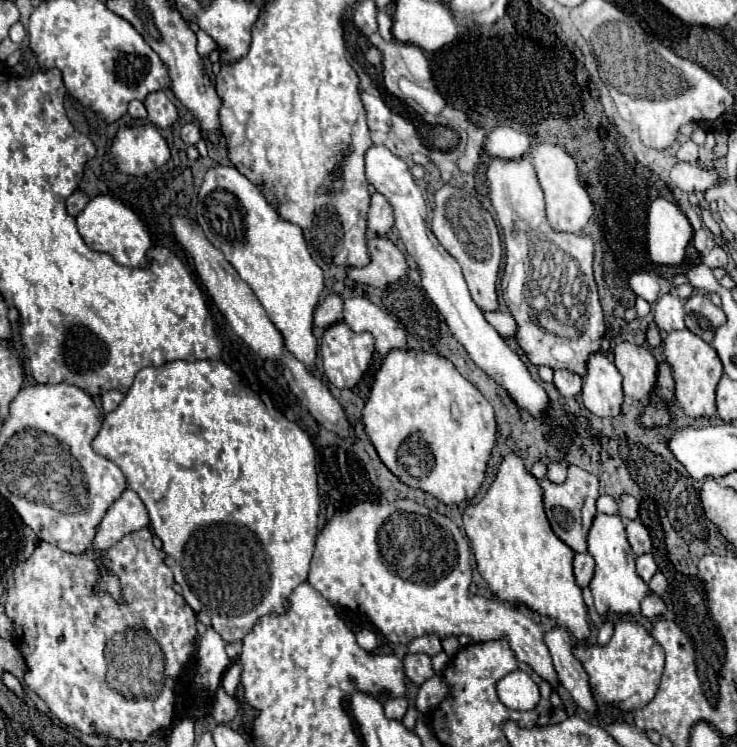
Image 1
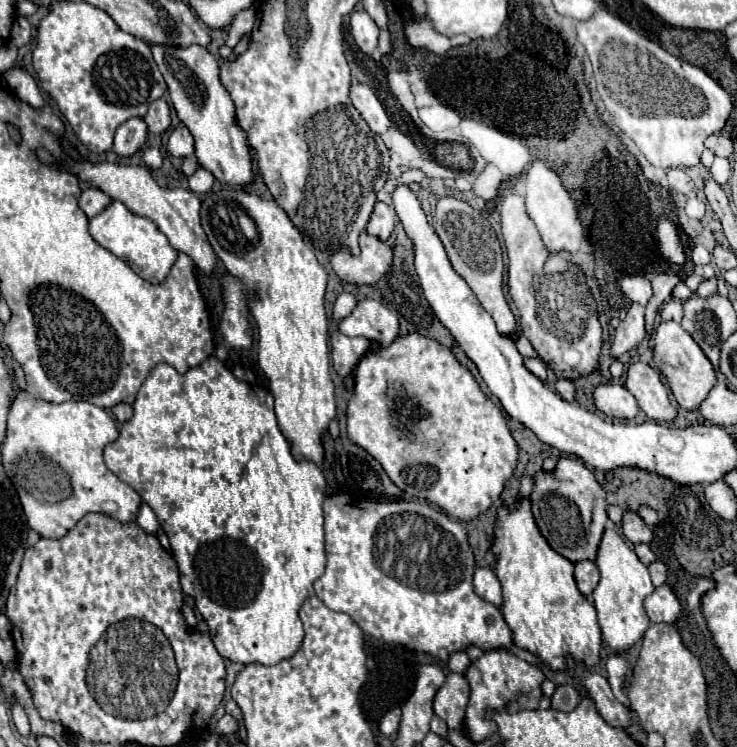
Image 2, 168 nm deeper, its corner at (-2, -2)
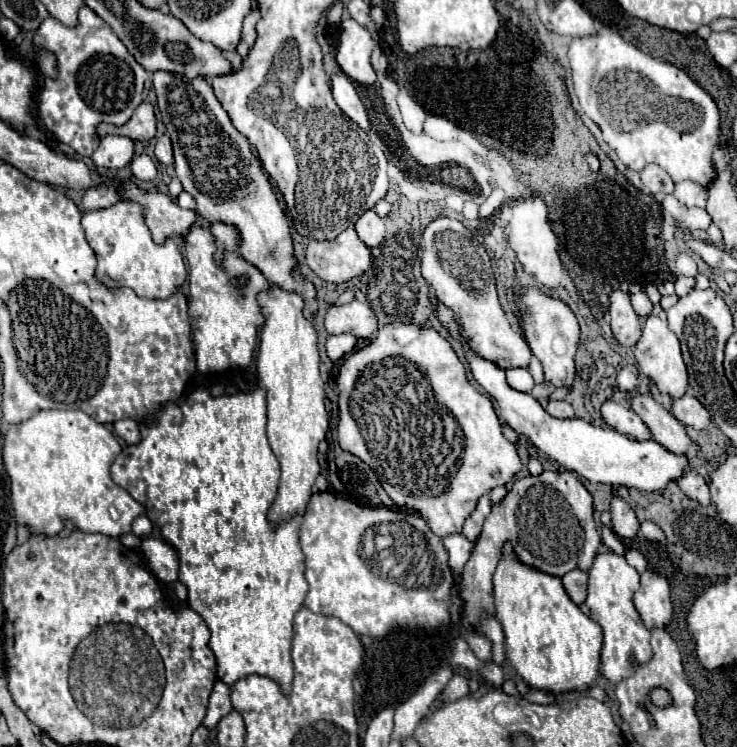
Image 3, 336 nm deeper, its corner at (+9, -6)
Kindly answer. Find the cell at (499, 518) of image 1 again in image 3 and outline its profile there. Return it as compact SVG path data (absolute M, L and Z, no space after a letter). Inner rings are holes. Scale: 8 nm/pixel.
M505 545L503 561L495 575L495 617L505 633L505 655L511 667L531 689L561 695L567 691L589 691L599 677L603 631L601 625L581 613L567 597L561 579L525 567Z

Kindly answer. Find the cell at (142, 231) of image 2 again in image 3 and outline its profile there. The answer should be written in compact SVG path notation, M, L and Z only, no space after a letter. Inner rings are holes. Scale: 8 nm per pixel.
M119 201L113 207L87 211L81 217L85 239L95 251L95 277L109 289L129 287L143 299L169 299L187 279L183 255L173 239L155 243L145 225L145 207L137 201Z

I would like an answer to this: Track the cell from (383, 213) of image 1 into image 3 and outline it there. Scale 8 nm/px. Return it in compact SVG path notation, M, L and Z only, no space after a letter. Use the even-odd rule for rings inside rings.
M373 209L365 211L365 213L359 217L359 221L355 223L355 231L357 231L359 239L361 239L369 249L377 247L377 245L385 239L385 223L383 223L383 219L381 219Z

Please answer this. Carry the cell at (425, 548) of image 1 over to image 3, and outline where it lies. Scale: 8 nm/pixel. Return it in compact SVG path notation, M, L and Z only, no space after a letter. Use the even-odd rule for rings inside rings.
M329 491L315 493L303 517L299 541L305 555L305 579L309 585L305 607L313 613L337 617L357 635L371 637L385 637L395 627L437 629L449 623L453 573L447 565L447 551L441 537L433 535L419 515L387 507L359 507Z

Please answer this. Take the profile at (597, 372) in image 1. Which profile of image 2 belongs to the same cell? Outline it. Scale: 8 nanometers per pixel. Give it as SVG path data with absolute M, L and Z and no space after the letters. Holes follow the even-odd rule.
M600 383L594 389L594 405L614 419L634 419L638 413L634 395L622 383Z

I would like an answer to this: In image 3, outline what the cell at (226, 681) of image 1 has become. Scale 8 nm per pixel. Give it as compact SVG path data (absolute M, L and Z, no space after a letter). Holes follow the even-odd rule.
M215 679L211 697L209 697L209 705L207 705L207 715L203 719L203 727L205 729L213 729L221 717L225 717L231 711L231 689L229 685L225 685L221 679Z

